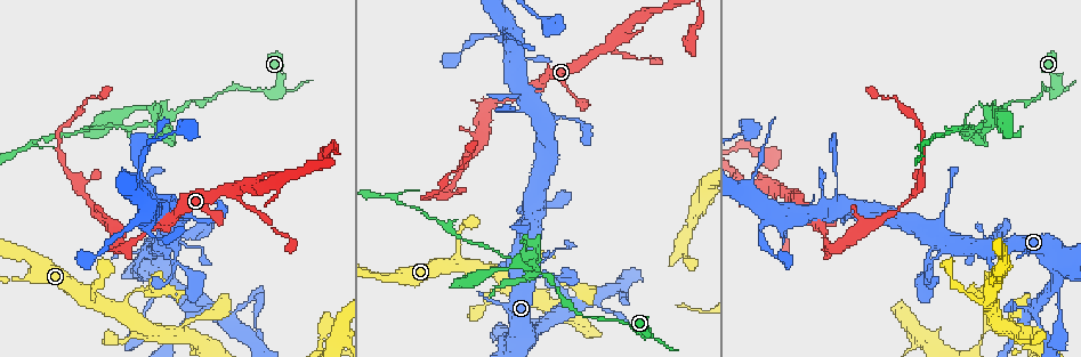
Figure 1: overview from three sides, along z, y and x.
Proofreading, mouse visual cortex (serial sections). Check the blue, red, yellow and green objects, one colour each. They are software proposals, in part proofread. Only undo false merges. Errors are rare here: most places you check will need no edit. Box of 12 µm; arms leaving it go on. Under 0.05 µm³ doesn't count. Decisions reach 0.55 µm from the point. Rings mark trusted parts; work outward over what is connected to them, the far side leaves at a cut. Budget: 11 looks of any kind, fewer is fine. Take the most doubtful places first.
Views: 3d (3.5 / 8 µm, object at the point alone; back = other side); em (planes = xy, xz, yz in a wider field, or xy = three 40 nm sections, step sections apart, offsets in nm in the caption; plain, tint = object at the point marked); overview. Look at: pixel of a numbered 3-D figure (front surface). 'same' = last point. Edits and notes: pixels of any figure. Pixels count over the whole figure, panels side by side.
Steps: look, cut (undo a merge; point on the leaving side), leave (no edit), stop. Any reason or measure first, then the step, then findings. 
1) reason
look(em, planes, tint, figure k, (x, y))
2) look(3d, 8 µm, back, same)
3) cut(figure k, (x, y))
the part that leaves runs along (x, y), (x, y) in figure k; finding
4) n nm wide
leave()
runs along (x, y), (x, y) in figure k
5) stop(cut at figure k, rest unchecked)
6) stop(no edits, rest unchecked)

sharp bend
look(3d, 3.5 µm, figure 1, (146, 286))

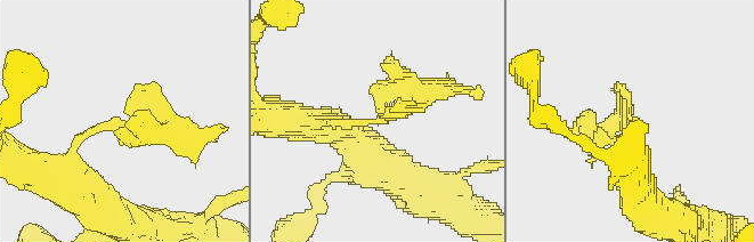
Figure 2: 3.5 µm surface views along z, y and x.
look(em, planes, plain, figure 2, (117, 124))

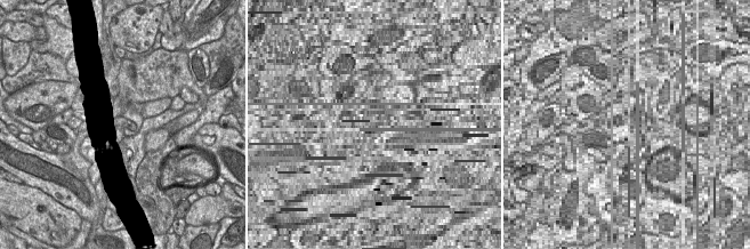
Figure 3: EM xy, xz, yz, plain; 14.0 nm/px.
with the object marked
look(em, planes, tint, same)

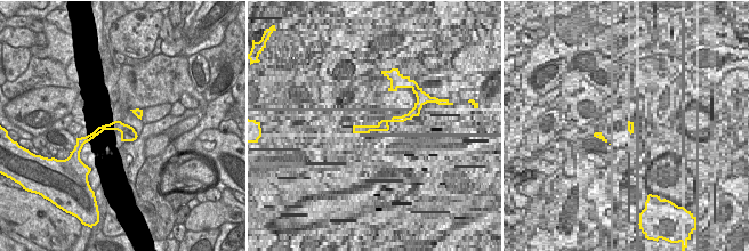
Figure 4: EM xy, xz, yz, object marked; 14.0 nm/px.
cut(figure 2, (607, 132))
the part that leaves runs along (338, 122), (373, 122), (383, 93), (415, 85) in figure 2; a second cell is stuck on

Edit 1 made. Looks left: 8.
look(overview)

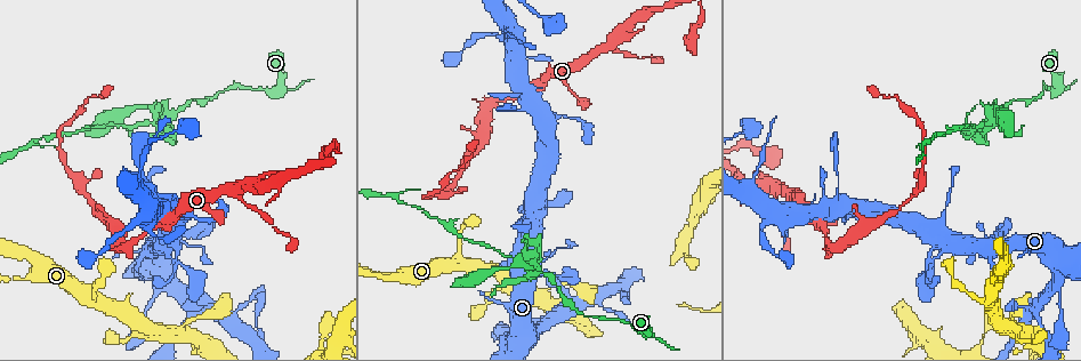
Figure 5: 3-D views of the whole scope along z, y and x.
branch point
look(3d, 3.5 µm, back, figure 5, (233, 189))

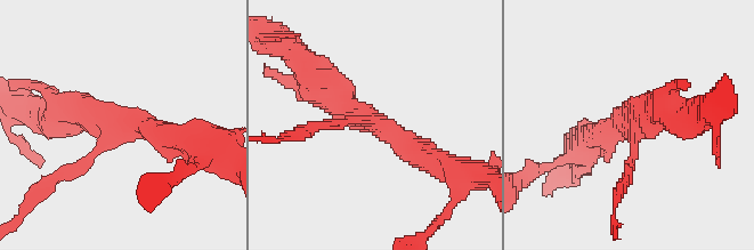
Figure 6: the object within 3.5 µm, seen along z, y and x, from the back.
look(em, xy, step 1, tint, figure 6, (116, 125))

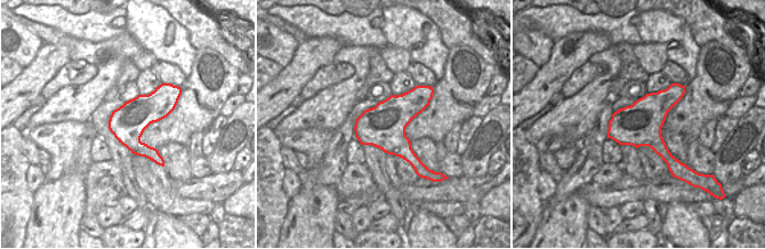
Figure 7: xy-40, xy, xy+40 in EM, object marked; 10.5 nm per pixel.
arms of 150, 350, 400 nm
leave()
runs along (434, 163), (332, 99), (314, 79) in figure 6; continuous, no second cell

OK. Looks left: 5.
sudden change in width
look(3d, 8 µm, figure 5, (627, 322))

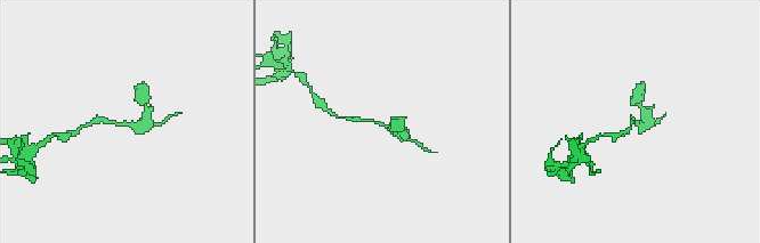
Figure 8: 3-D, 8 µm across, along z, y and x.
closer look
look(3d, 3.5 µm, back, figure 8, (128, 122))

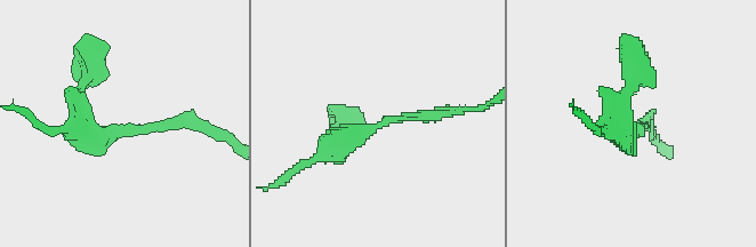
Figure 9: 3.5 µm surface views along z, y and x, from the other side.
arms of 150, 300 nm; need the tissue
look(em, xy, step 3, tint, figure 9, (123, 132))

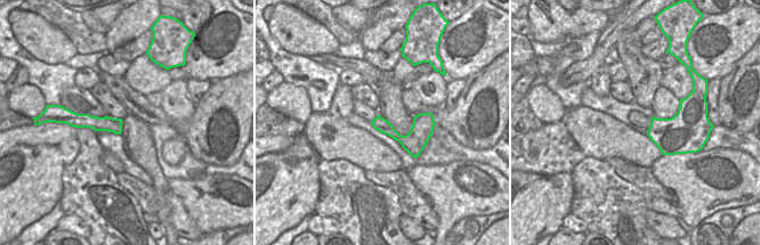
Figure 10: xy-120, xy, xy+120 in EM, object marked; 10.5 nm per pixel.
leave()
runs along (334, 140), (372, 132), (386, 120), (452, 113) in figure 9; continuous, no second cell

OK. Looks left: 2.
look(3d, 8 µm, figure 5, (168, 123))

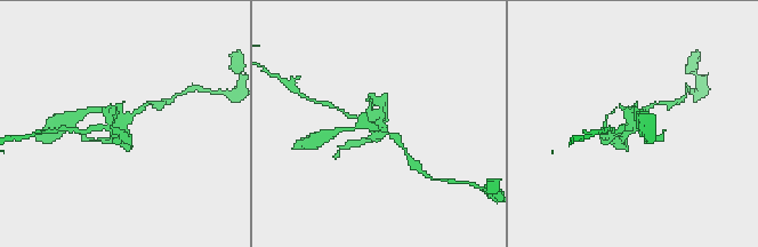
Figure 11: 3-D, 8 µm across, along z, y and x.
now the EM
look(em, xy, step 2, tint, figure 11, (381, 124))

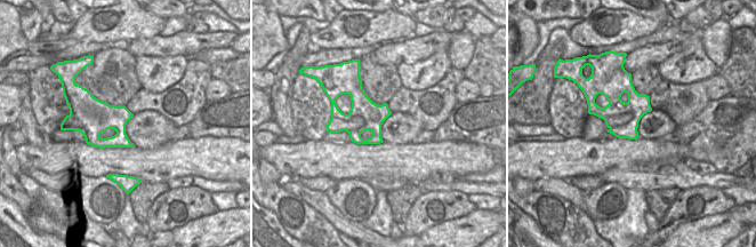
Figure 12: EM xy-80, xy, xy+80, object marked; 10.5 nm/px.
cut(figure 11, (122, 142))
the part that leaves runs along (130, 118), (120, 126), (96, 109) in figure 11; a second cell is stuck on

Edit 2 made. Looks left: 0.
stop(cut at figure 2, cut at figure 11, rest unchecked)

